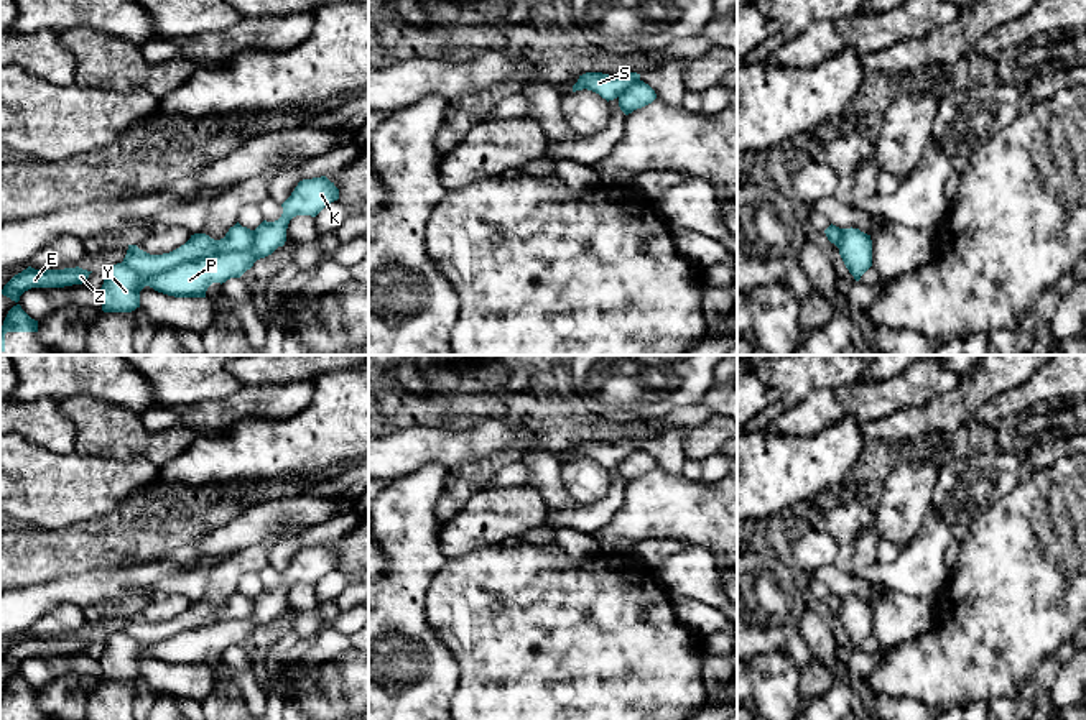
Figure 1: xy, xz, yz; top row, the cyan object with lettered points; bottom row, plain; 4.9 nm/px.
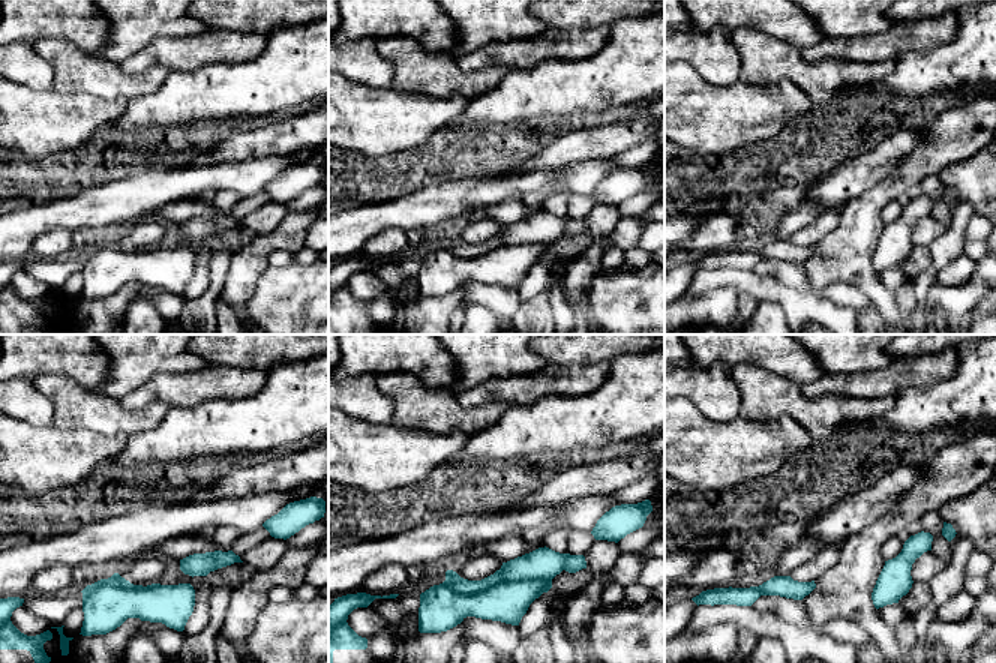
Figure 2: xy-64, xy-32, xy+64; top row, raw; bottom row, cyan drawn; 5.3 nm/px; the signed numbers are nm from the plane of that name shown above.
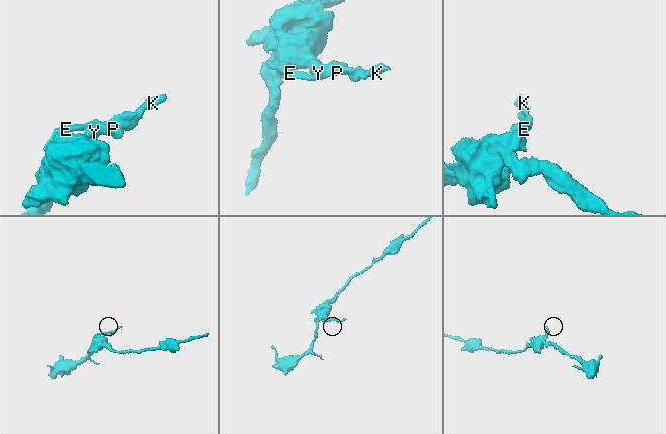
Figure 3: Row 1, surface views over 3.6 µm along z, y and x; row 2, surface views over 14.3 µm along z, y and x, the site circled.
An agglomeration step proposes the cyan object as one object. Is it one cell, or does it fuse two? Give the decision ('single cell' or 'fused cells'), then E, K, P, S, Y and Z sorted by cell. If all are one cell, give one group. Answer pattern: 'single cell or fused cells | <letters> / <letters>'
fused cells | E S Z / K P Y

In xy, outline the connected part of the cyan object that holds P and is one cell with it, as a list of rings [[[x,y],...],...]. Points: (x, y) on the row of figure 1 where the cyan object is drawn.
[[[326,176],[303,179],[281,204],[283,214],[275,222],[263,220],[255,228],[253,245],[245,252],[230,252],[181,263],[176,268],[142,276],[123,261],[114,265],[99,291],[104,312],[132,312],[140,307],[145,286],[174,298],[206,298],[212,283],[240,278],[260,258],[272,255],[286,242],[286,228],[293,217],[316,217],[326,205],[339,199],[339,189]]]

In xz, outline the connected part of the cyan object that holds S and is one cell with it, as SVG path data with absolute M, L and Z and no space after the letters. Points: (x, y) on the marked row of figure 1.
M586 72L579 76L578 82L573 85L573 92L587 89L599 94L602 99L609 102L620 97L625 92L625 89L637 81L640 81L640 74L637 72L627 72L622 76Z

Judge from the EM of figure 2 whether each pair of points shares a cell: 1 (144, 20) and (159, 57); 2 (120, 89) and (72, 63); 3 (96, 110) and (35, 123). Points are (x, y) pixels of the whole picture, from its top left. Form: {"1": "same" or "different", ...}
{"1": "different", "2": "same", "3": "same"}

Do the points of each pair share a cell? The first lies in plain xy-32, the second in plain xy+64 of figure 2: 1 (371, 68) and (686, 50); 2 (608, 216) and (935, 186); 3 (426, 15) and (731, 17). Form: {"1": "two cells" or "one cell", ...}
{"1": "one cell", "2": "one cell", "3": "one cell"}

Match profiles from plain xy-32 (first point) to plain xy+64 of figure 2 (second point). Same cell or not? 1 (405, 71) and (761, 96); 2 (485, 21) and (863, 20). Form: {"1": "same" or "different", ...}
{"1": "different", "2": "same"}

